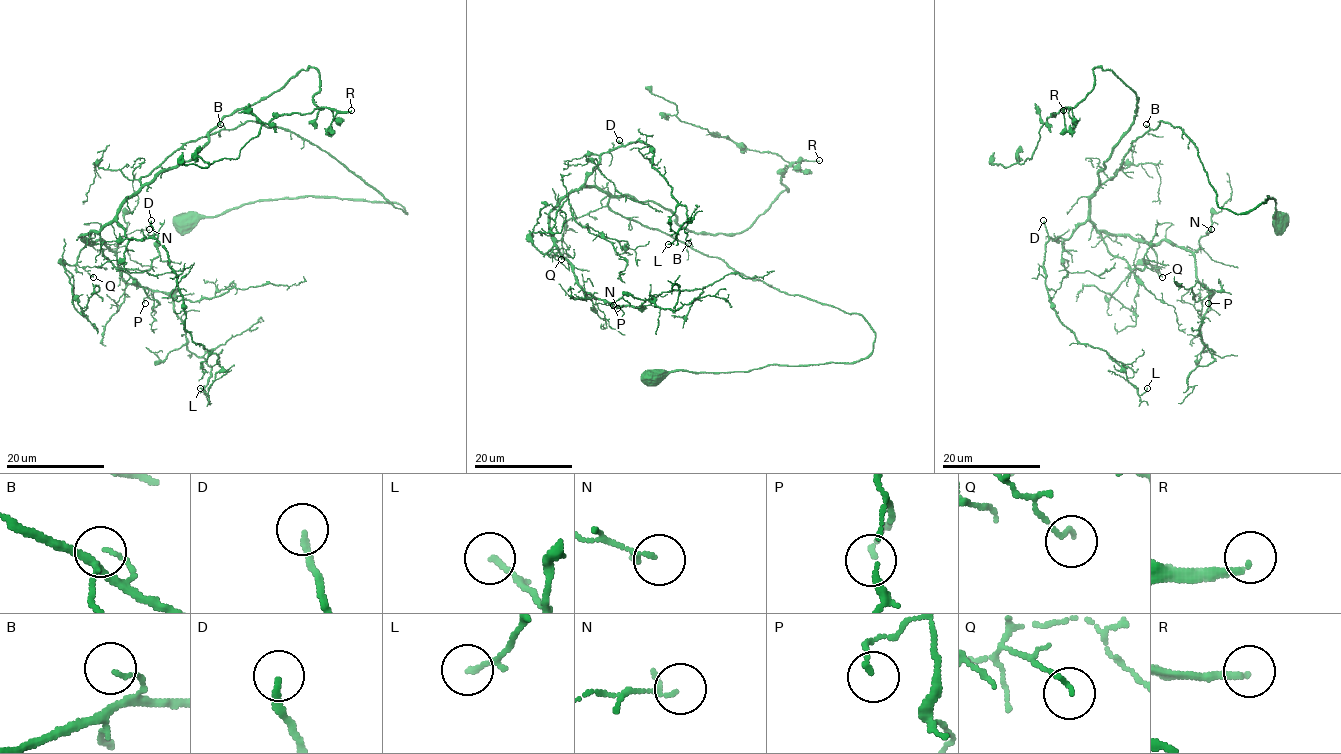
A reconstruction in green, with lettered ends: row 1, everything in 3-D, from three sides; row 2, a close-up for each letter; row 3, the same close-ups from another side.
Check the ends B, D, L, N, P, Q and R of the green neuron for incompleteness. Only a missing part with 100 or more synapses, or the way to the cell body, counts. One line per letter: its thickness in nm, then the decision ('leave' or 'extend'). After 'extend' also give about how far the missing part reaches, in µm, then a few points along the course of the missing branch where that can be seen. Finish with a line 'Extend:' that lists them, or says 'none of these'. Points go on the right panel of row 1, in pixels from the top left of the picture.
B: 100 nm thick; leave
D: 190 nm thick; leave
L: 110 nm thick; leave
N: 120 nm thick; leave
P: 130 nm thick; leave
Q: 120 nm thick; leave
R: 170 nm thick; extend; about 100 µm are missing; missing branch runs (1063, 110), (1075, 86), (1073, 108), (1046, 84), (1029, 111)
Extend: R

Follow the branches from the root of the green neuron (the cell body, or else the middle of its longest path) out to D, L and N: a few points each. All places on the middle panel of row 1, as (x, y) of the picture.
D: (654, 377), (859, 362), (875, 331), (859, 314), (786, 294), (614, 212), (585, 179), (619, 140)
L: (654, 377), (875, 342), (614, 212), (585, 185), (604, 153), (651, 147), (689, 219), (668, 244)
N: (654, 377), (859, 362), (875, 331), (624, 218), (582, 186), (550, 213), (552, 240), (583, 293), (617, 308)

